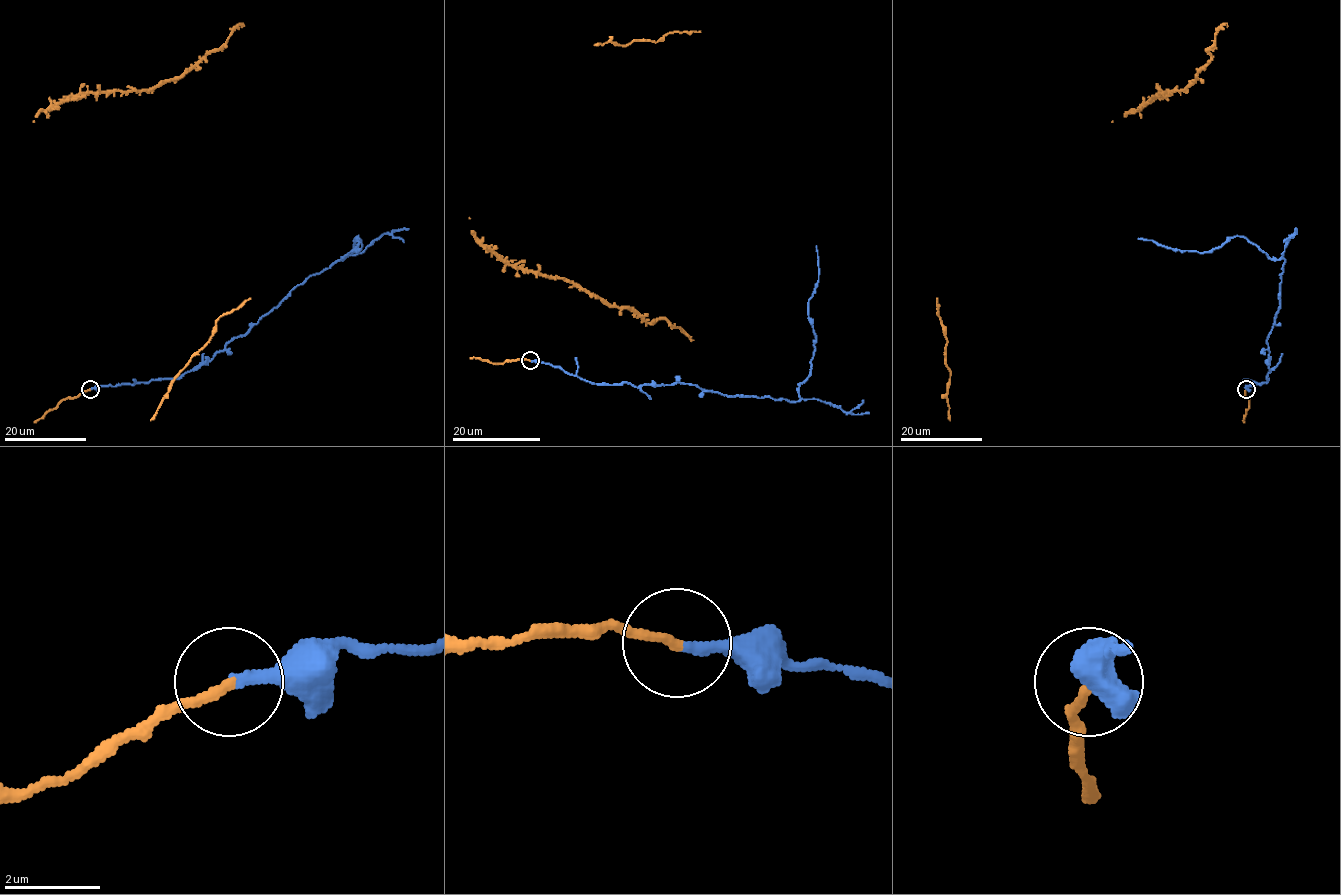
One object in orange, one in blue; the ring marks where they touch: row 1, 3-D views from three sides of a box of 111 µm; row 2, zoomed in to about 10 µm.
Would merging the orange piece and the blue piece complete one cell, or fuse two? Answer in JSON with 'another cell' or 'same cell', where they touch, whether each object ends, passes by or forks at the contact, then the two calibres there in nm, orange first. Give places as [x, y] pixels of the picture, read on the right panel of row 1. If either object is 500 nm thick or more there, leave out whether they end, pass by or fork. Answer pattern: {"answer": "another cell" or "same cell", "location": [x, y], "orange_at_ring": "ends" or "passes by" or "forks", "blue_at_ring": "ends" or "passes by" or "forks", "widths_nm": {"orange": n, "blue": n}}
{"answer": "another cell", "location": [1246, 389], "orange_at_ring": "ends", "blue_at_ring": "ends", "widths_nm": {"orange": 200, "blue": 280}}

